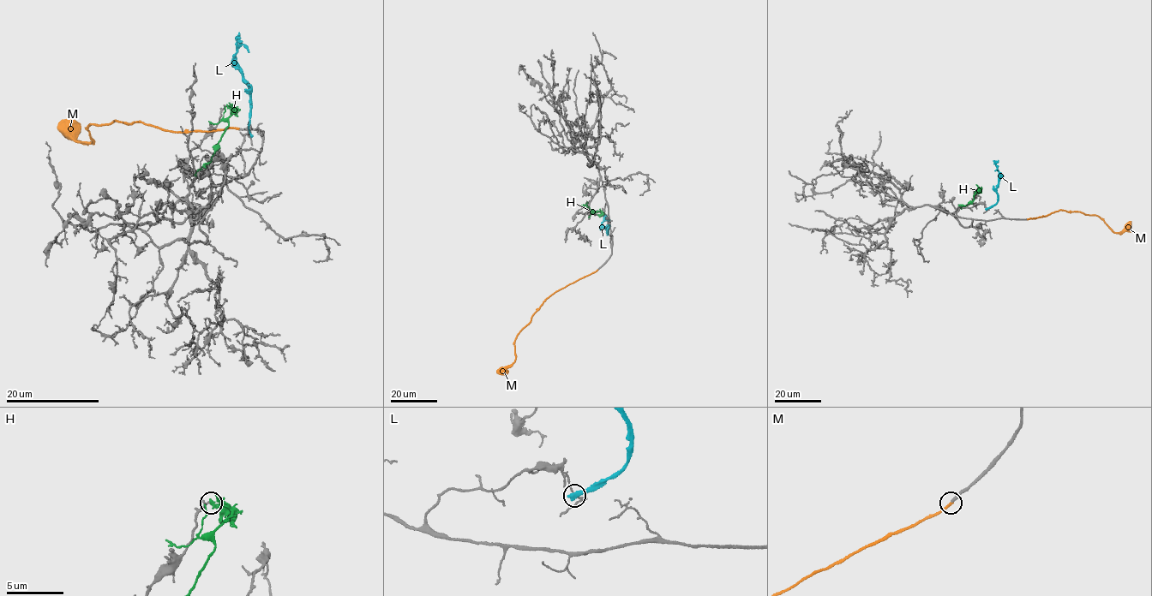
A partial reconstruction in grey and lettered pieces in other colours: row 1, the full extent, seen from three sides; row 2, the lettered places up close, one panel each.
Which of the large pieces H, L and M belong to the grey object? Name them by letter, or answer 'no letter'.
M

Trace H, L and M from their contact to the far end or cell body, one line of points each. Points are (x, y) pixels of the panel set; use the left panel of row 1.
H: (227, 105), (235, 109), (229, 118), (228, 126), (211, 160), (194, 175)
L: (250, 134), (249, 85), (233, 58), (239, 32)
M: (238, 128), (172, 132), (116, 119), (90, 125), (92, 142), (68, 138), (57, 124)

